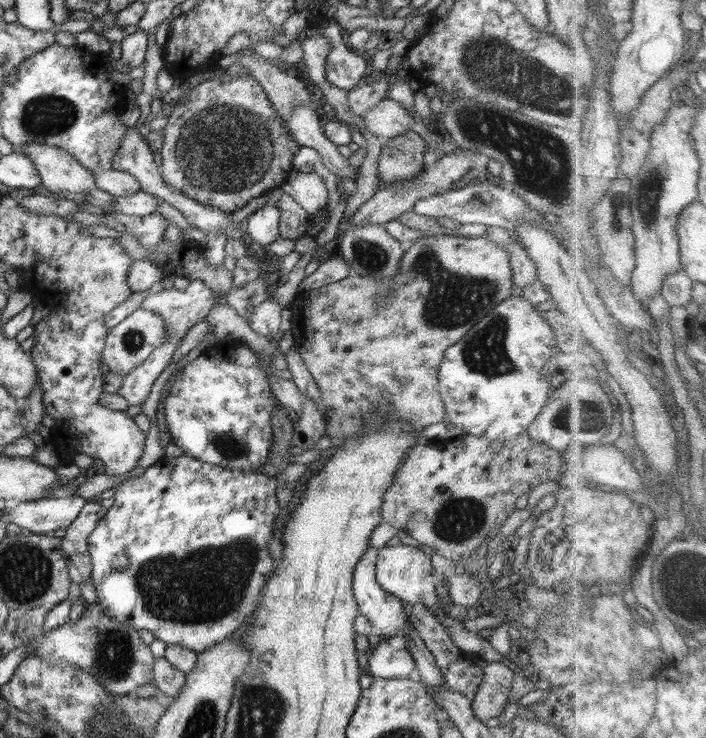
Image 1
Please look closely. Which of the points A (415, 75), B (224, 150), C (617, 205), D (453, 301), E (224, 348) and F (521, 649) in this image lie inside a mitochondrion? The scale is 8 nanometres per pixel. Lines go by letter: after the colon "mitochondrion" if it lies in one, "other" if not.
A: other
B: mitochondrion
C: mitochondrion
D: mitochondrion
E: other
F: other

